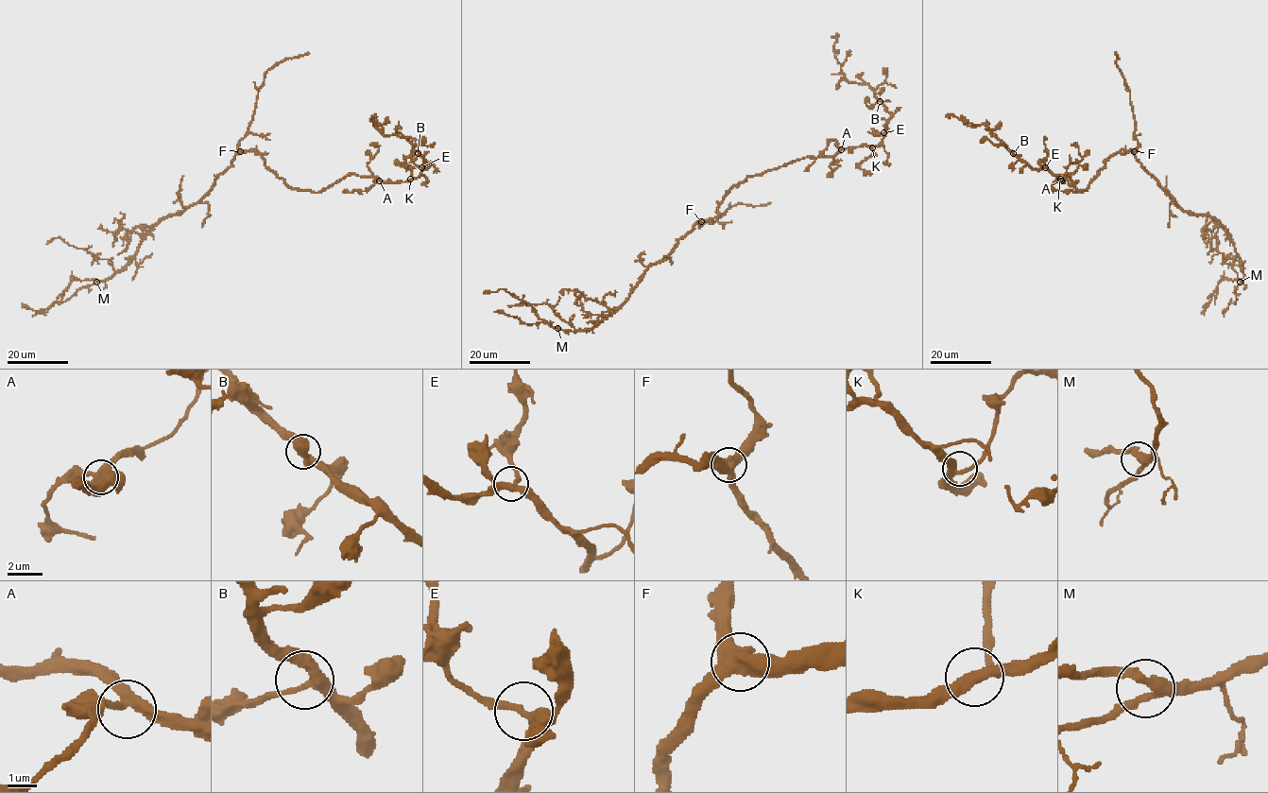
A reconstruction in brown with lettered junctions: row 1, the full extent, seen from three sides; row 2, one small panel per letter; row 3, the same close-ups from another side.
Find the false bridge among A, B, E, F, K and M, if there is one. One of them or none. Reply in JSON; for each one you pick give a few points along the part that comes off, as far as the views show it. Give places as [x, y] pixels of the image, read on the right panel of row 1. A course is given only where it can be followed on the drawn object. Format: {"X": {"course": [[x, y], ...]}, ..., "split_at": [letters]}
{"split_at": []}

